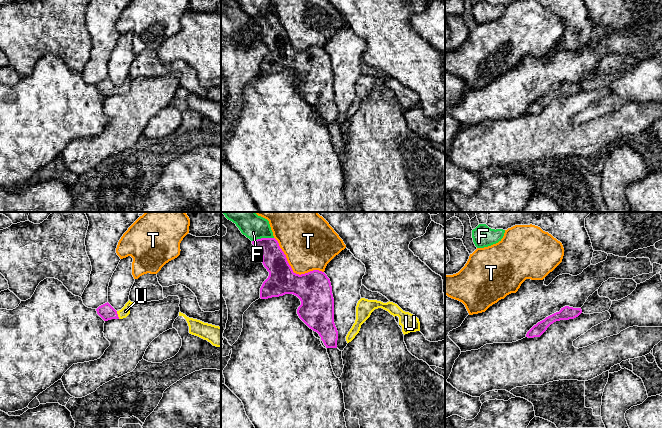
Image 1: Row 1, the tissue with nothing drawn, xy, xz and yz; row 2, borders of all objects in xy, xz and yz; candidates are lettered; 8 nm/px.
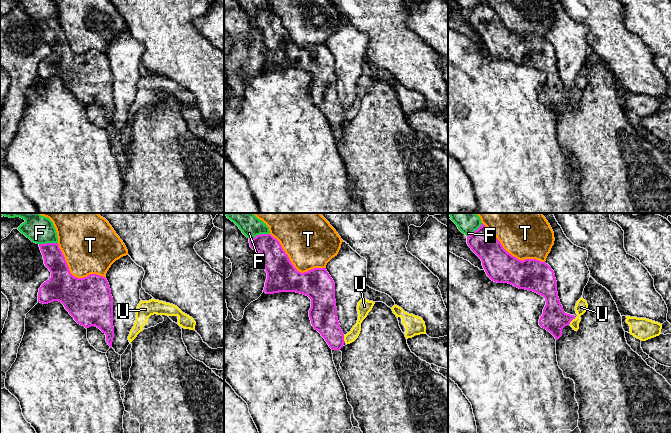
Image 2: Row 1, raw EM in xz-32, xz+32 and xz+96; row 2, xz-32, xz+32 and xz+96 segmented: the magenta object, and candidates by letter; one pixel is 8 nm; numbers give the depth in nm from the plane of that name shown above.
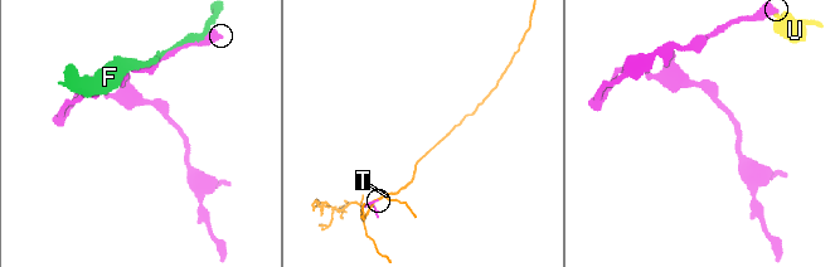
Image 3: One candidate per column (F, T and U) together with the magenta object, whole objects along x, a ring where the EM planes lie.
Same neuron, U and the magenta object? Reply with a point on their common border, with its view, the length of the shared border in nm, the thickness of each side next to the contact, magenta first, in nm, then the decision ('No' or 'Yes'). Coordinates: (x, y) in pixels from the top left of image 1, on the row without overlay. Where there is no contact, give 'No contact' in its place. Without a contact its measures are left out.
Touches magenta at xy (117, 91). Shared border 70 nm. Thickness 120 nm (magenta) against 80 nm. Yes

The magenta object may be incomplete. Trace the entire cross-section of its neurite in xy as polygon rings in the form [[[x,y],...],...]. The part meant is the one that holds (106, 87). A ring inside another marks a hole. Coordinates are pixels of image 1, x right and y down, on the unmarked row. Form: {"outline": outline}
{"outline": [[[130,76],[125,80],[125,82],[116,87],[108,78],[99,82],[96,87],[97,90],[104,96],[108,97],[111,95],[123,95],[126,94],[130,90],[131,81],[133,78]]]}

